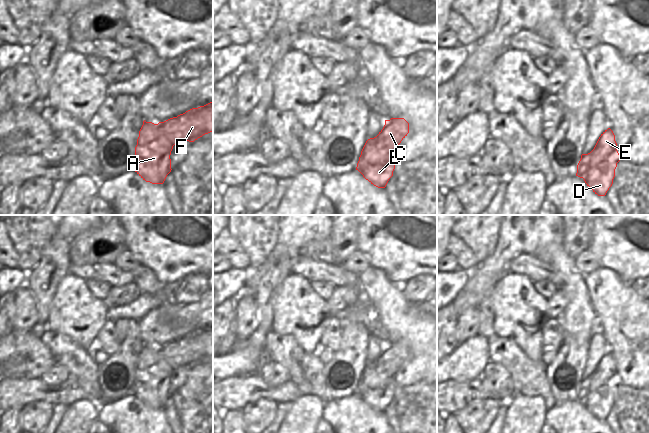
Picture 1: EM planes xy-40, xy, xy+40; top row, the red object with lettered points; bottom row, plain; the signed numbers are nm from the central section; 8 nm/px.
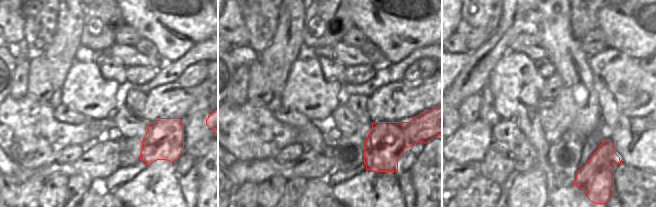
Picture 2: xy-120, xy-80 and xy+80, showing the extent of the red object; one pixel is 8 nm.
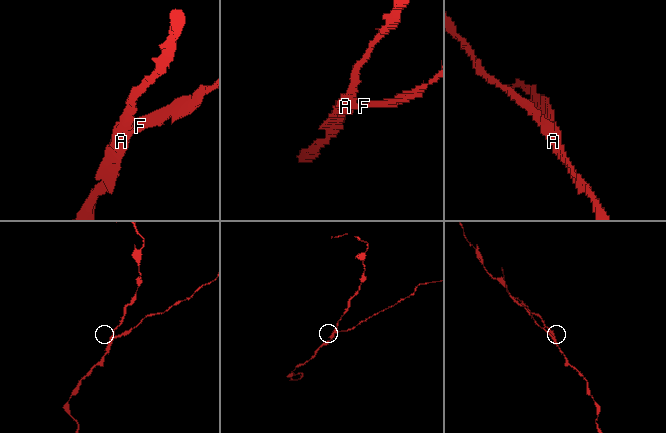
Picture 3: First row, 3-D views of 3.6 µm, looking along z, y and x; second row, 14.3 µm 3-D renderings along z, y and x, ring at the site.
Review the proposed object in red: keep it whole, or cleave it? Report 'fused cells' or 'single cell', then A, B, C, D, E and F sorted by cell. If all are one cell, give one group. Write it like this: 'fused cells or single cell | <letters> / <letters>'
fused cells | A B D / C E F

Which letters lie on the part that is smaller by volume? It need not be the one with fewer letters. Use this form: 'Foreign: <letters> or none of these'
Foreign: C, E, F

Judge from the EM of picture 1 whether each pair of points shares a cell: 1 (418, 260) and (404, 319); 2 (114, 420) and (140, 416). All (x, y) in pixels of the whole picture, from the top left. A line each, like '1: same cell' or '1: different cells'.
1: different cells
2: same cell

